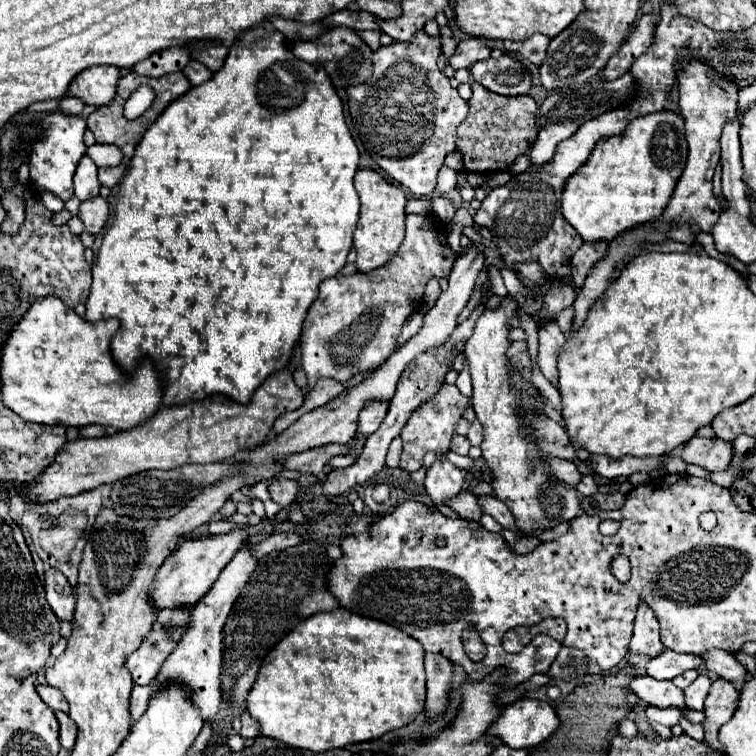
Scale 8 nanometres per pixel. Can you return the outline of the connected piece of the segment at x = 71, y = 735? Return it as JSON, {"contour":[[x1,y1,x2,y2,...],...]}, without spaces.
{"contour":[[63,711,55,713,55,717,59,719,59,725,61,725,61,745,63,745,67,751,71,751,73,745,75,745,75,739,77,739,77,725,75,725,75,721,73,721,67,713,63,713]]}

